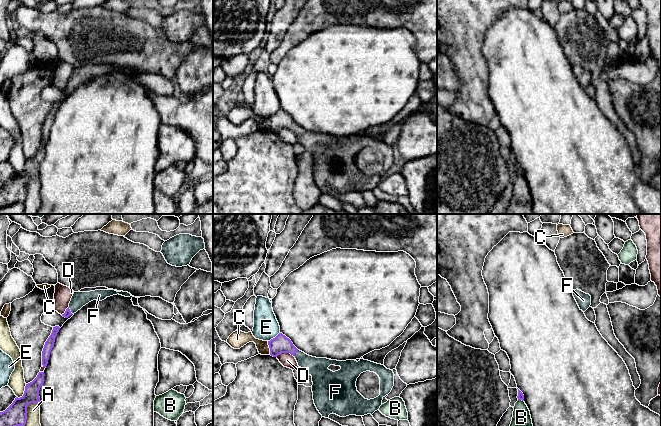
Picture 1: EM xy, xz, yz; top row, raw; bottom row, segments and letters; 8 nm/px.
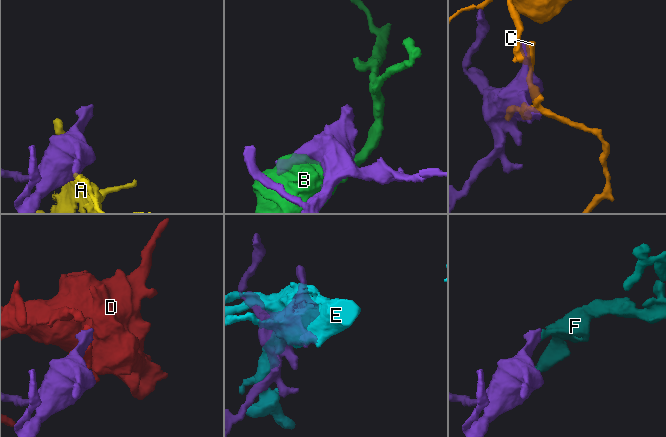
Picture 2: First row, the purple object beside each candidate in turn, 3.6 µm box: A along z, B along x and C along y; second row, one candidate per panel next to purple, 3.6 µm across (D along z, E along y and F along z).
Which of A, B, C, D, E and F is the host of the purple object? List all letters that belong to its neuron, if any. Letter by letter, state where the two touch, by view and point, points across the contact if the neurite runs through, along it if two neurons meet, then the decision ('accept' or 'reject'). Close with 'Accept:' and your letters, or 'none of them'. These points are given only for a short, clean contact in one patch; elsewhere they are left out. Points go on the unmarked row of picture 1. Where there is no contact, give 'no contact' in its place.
A: meets purple in xy at (26, 187); reject
B: meets purple in yz at (521, 175); reject
C: meets purple in xz at (269, 123); border along xz (267, 117), (270, 130); reject
D: meets purple in xz at (284, 128); reject
E: meets purple in xz at (273, 114); reject
F: meets purple in xz at (295, 129); runs through xz (280, 120), (289, 123), (295, 129), (304, 137), (316, 143); accept
Accept: F

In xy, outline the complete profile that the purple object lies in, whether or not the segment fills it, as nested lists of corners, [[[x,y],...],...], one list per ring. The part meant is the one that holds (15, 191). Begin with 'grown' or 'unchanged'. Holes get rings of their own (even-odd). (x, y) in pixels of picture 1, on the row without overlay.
unchanged | [[[44,148],[26,160],[22,173],[16,173],[13,179],[3,188],[0,188],[0,208],[11,204],[24,203],[27,196],[27,183],[31,179],[40,178],[39,166],[44,159]]]

